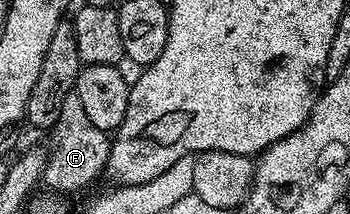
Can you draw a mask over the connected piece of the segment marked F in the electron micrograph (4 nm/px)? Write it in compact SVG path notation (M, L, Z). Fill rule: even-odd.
M74 93L67 95L61 105L61 113L53 128L55 140L49 146L47 164L43 170L42 186L51 193L63 191L79 191L86 183L94 181L107 170L107 158L111 152L111 139L108 132L97 129L85 109L81 109L81 101Z

